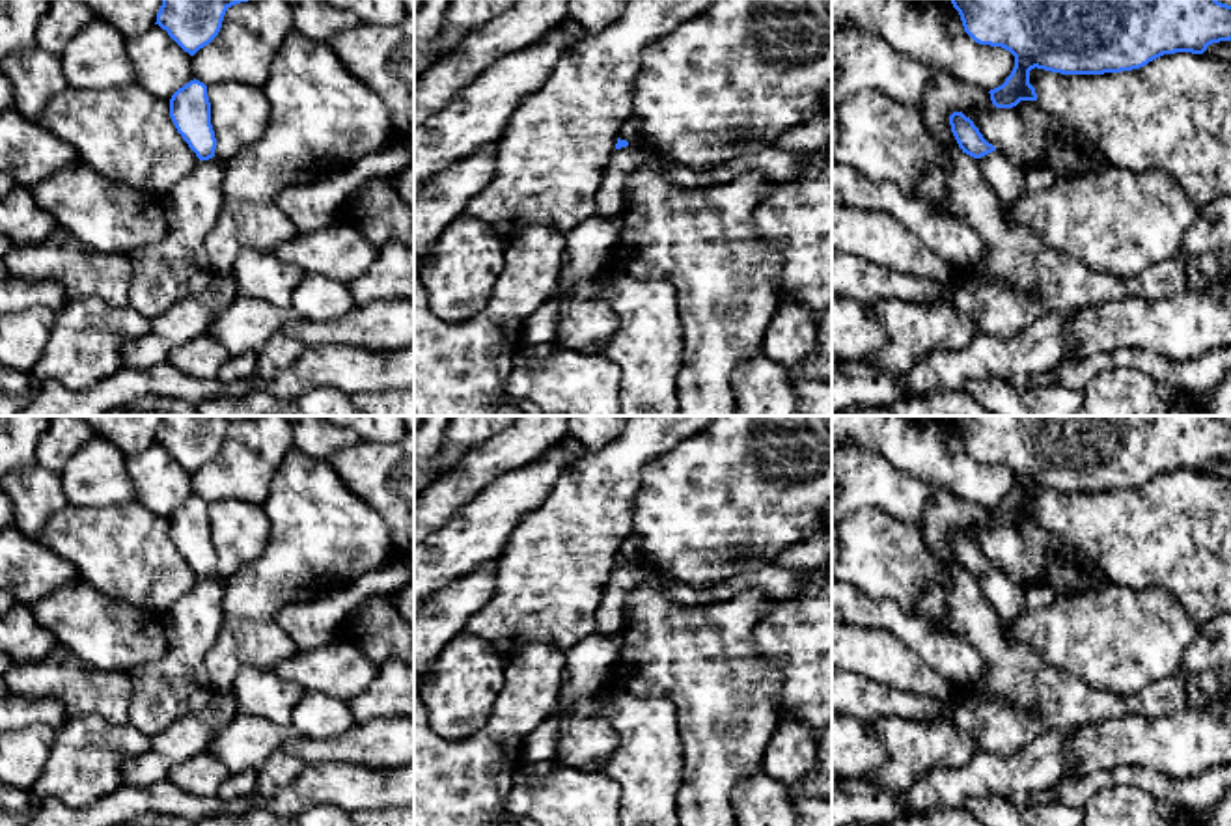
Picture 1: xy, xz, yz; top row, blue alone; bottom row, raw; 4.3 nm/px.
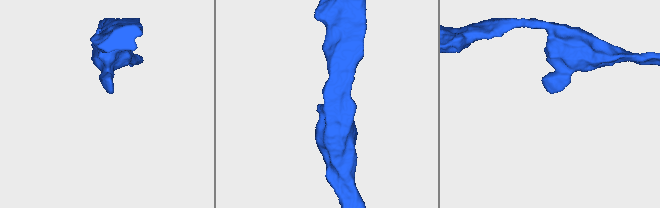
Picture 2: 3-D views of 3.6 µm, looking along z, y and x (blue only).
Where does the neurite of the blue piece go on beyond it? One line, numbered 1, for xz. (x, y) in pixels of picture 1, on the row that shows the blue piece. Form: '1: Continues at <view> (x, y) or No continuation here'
1: No continuation here

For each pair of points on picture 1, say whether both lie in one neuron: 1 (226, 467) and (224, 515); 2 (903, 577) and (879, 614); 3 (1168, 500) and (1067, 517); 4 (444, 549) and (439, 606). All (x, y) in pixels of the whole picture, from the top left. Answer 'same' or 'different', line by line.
1: different
2: different
3: same
4: different

